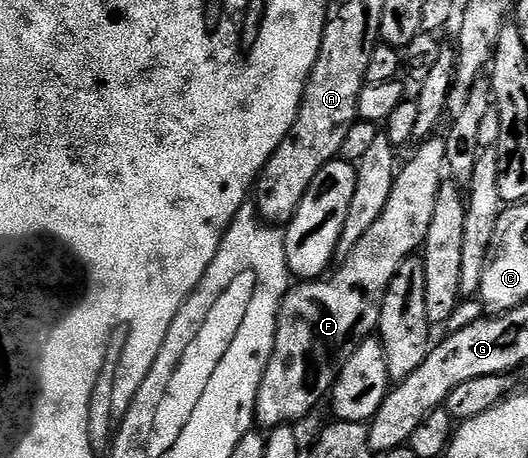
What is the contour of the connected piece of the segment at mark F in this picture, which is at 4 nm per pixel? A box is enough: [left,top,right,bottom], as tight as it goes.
[255,137,446,428]

